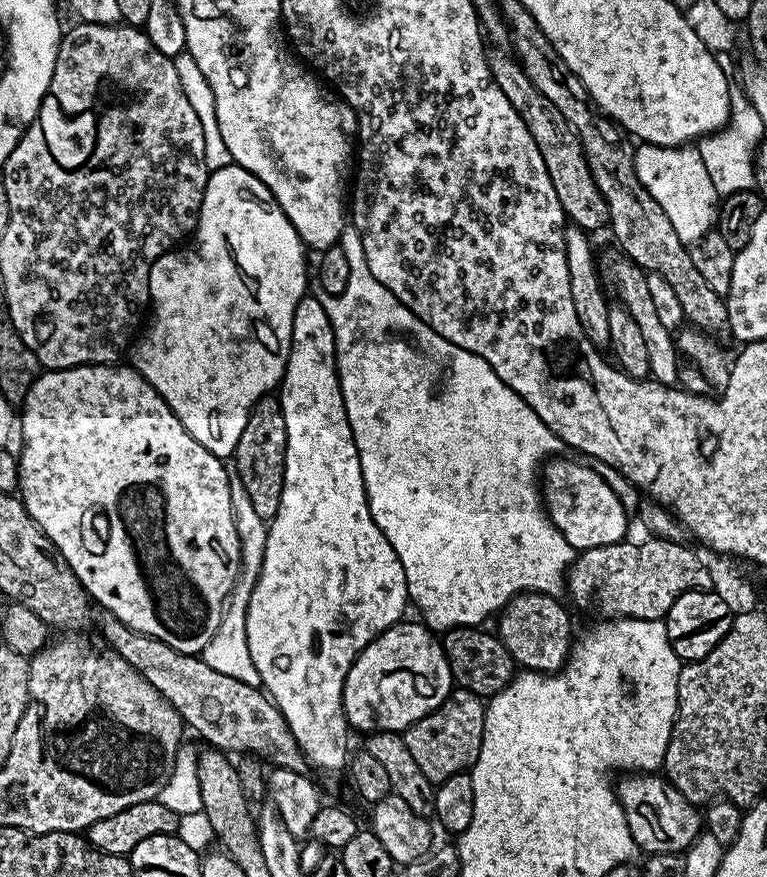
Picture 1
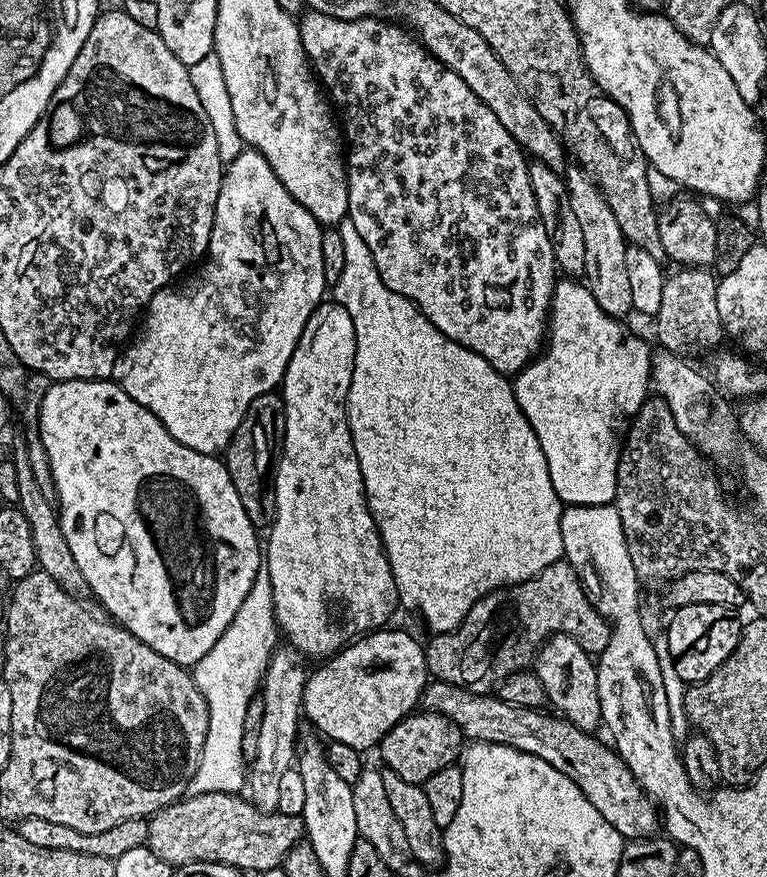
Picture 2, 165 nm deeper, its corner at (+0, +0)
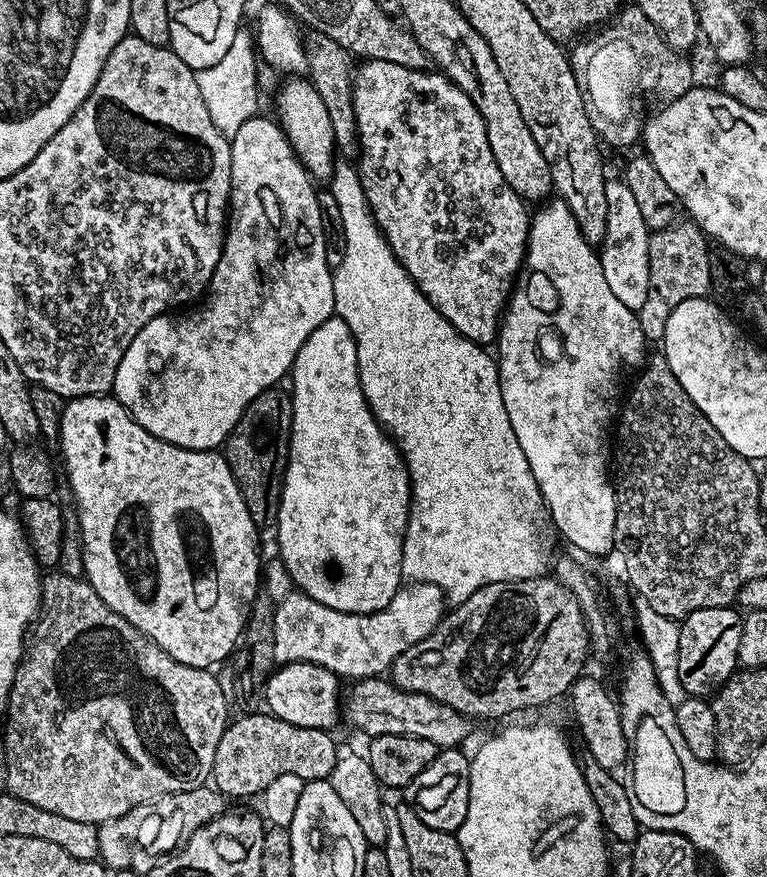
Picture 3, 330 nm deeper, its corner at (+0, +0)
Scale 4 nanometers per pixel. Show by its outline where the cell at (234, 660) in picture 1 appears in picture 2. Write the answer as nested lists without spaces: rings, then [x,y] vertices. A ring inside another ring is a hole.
[[[261,562],[258,574],[254,574],[254,582],[250,586],[250,594],[242,598],[242,606],[238,606],[238,614],[226,626],[222,638],[198,658],[198,662],[191,665],[192,680],[198,686],[202,698],[206,698],[208,707],[208,725],[206,726],[206,746],[202,746],[202,758],[198,762],[195,778],[188,783],[188,792],[193,796],[200,794],[214,794],[215,792],[243,793],[246,788],[246,761],[242,754],[242,734],[246,722],[246,706],[257,696],[263,683],[264,671],[272,653],[278,647],[278,625],[274,614],[274,586],[270,582],[267,563]]]

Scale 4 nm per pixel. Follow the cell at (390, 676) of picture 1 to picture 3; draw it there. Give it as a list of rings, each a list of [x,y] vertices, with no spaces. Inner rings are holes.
[[[286,664],[277,667],[268,683],[264,685],[263,699],[268,699],[267,711],[282,722],[290,722],[294,726],[307,728],[335,729],[336,719],[342,716],[342,688],[340,692],[341,677],[320,664]]]

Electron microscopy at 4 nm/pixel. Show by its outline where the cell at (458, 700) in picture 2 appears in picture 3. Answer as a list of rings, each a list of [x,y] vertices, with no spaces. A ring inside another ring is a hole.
[[[369,676],[353,684],[356,685],[349,692],[347,689],[342,712],[358,731],[365,732],[365,737],[398,734],[406,738],[426,738],[426,742],[434,742],[438,750],[443,750],[460,748],[472,732],[473,721],[469,717],[426,694],[402,690],[391,679]]]

